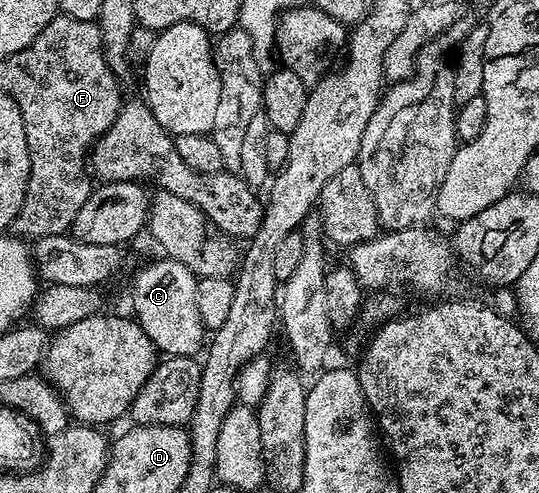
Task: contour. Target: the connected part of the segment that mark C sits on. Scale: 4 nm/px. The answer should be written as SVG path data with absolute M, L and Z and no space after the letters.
M159 258L153 264L148 264L132 280L132 308L136 323L142 326L146 338L155 346L157 353L169 356L195 357L196 351L206 344L206 329L202 322L202 314L198 314L198 298L196 297L196 281L198 277L182 262Z

